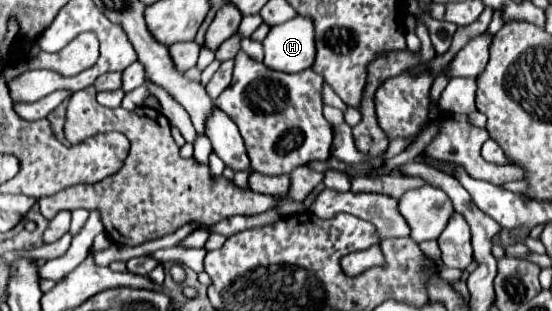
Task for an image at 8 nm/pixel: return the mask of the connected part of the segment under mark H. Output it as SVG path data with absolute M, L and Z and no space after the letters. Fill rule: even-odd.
M296 16L290 22L272 26L264 40L264 64L280 72L302 72L314 64L314 26L310 18Z

